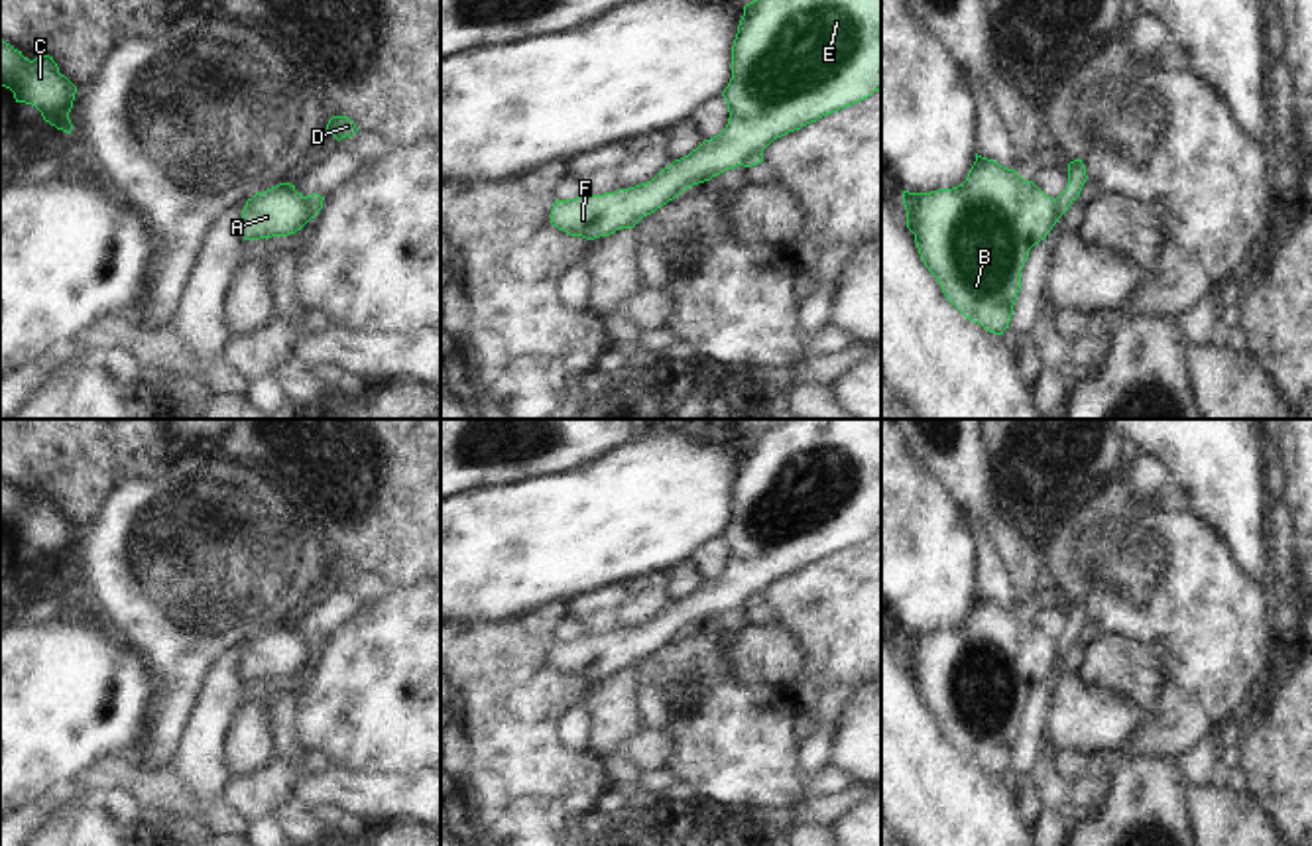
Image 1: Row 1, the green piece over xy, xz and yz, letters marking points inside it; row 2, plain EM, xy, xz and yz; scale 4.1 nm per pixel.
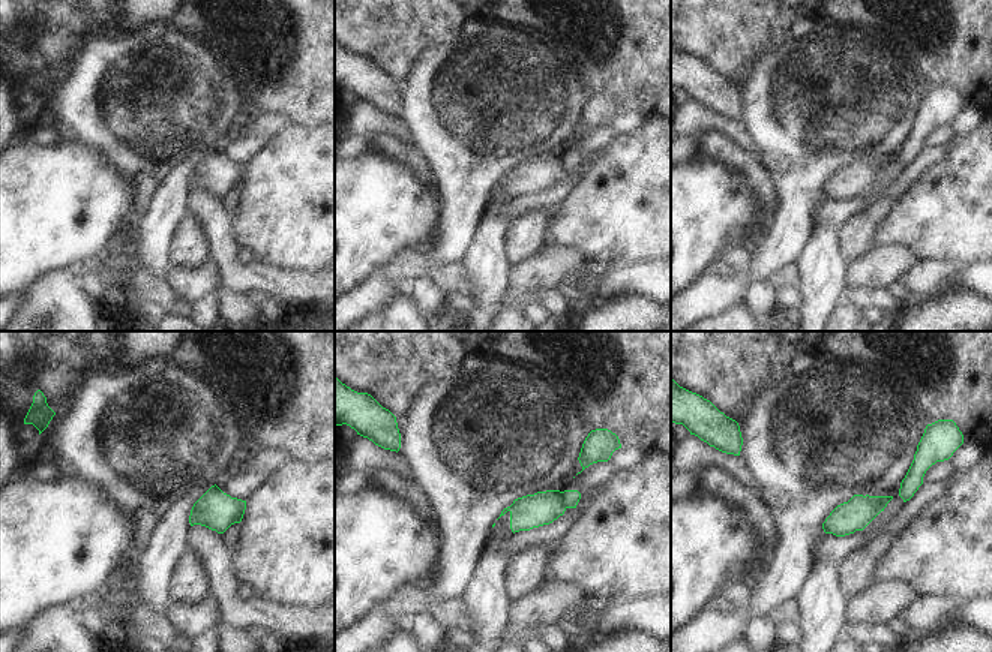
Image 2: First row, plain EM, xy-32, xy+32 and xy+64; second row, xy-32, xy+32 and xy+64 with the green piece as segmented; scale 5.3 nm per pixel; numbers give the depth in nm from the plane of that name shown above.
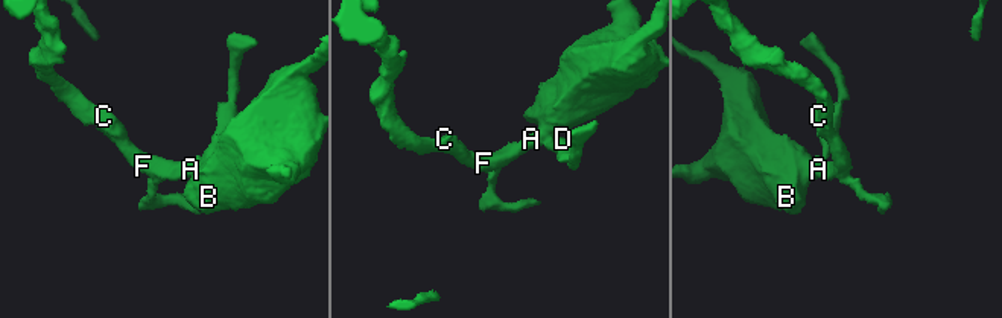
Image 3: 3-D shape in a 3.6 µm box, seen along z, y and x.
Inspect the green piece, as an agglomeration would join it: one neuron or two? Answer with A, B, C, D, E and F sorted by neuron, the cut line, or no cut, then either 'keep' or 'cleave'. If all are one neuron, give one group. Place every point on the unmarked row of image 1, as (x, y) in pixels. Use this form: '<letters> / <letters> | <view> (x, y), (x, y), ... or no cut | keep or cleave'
A B C E F / D | xy (303, 638), (313, 658) | cleave

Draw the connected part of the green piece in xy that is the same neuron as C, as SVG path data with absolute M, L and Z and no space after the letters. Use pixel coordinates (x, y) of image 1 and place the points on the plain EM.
M0 478L0 525L14 533L16 543L35 547L45 563L71 574L69 553L77 527L59 514L53 498L30 502Z

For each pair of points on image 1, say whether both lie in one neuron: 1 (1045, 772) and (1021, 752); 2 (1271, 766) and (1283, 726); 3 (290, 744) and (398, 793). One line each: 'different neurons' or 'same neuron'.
1: different neurons
2: same neuron
3: same neuron

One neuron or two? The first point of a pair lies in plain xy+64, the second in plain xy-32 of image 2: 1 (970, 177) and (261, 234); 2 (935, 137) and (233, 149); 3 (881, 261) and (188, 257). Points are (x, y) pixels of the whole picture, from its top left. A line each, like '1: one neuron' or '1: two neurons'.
1: one neuron
2: one neuron
3: two neurons

